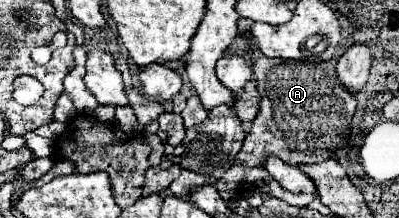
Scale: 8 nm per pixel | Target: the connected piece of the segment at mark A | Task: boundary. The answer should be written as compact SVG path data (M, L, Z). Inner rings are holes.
M239 17L237 29L239 29L239 37L245 35L245 39L249 39L249 53L251 53L249 61L251 61L253 77L257 81L257 91L263 97L259 103L259 113L251 121L243 147L235 163L225 171L225 177L205 179L205 175L197 175L193 171L183 169L181 175L169 185L171 193L185 201L191 201L193 189L203 185L217 187L221 199L225 201L239 199L249 187L245 181L245 173L253 167L263 167L263 161L269 159L269 155L277 155L281 161L289 163L291 167L323 163L323 159L335 157L335 153L347 145L347 139L351 133L355 97L337 83L335 75L329 75L323 67L309 61L267 59L259 51L257 39L253 39L251 35L251 21L245 17Z

